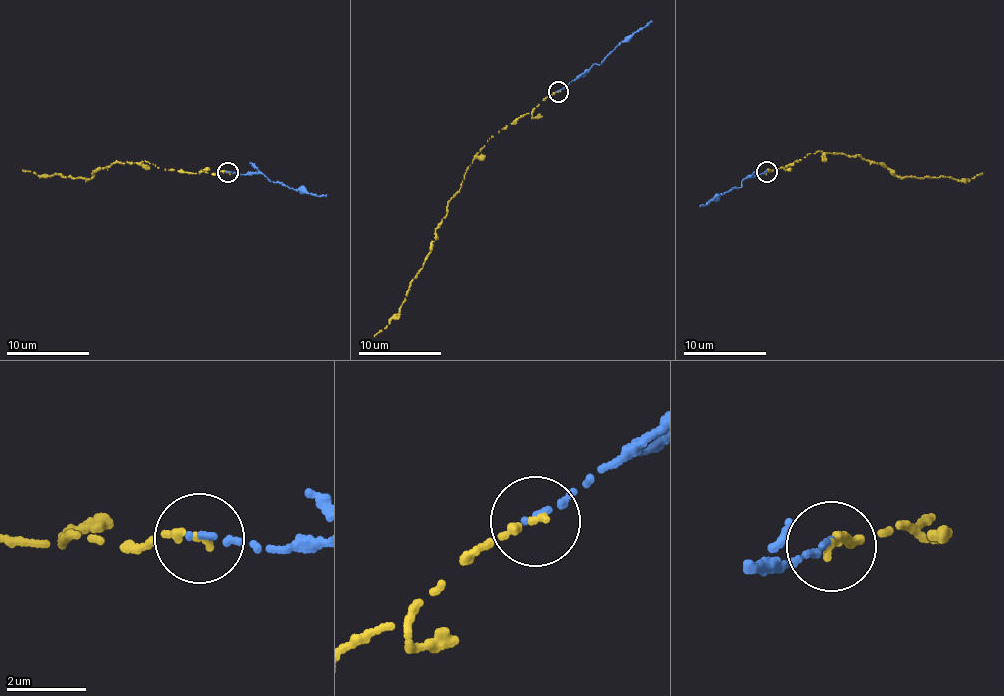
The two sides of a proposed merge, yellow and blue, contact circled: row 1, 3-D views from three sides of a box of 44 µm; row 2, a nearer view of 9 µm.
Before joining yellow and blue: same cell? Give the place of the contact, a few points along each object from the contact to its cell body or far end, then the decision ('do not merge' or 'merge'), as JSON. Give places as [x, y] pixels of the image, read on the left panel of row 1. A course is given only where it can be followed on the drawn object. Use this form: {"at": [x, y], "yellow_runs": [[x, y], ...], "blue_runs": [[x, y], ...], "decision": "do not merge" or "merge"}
{"at": [227, 172], "yellow_runs": [[228, 173], [168, 170], [143, 161], [118, 161], [93, 172], [88, 181], [81, 176], [22, 171]], "blue_runs": [[226, 173], [258, 172], [291, 189], [319, 197], [326, 194]], "decision": "merge"}

